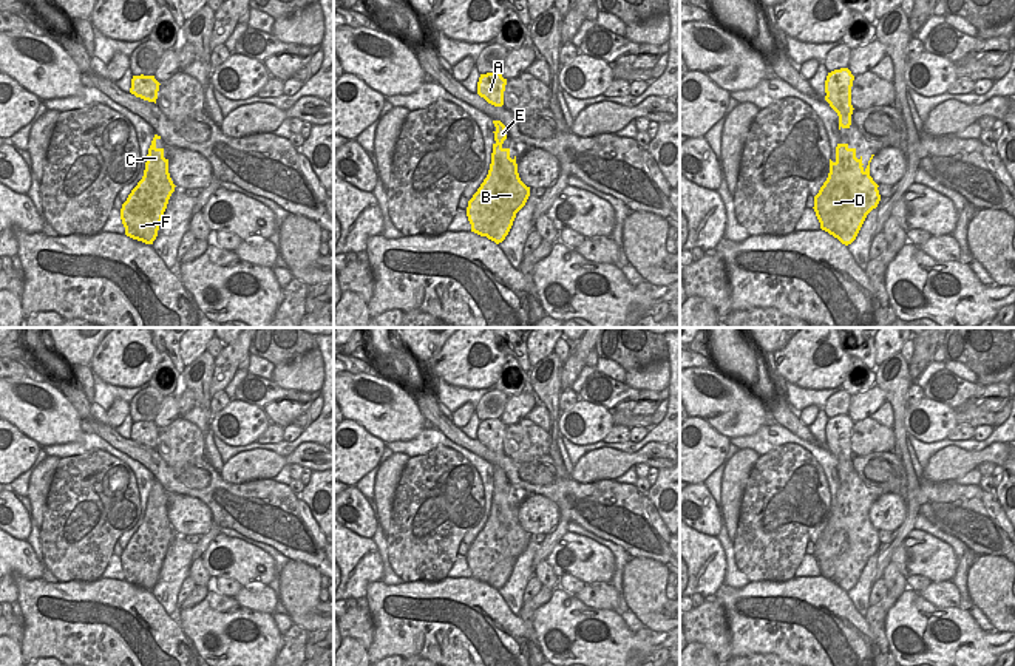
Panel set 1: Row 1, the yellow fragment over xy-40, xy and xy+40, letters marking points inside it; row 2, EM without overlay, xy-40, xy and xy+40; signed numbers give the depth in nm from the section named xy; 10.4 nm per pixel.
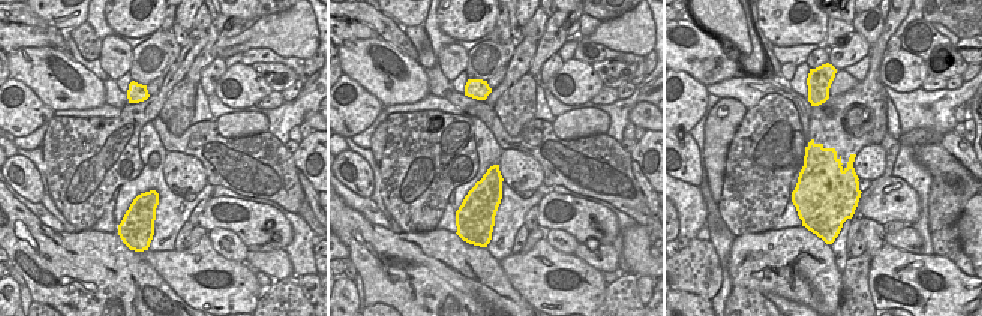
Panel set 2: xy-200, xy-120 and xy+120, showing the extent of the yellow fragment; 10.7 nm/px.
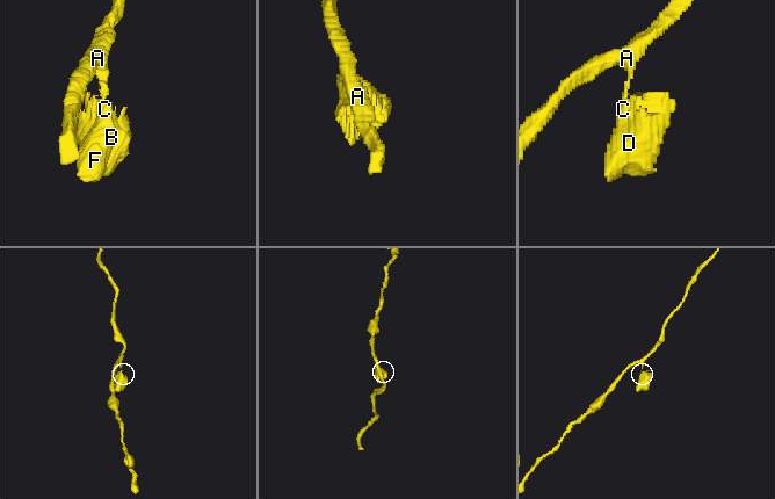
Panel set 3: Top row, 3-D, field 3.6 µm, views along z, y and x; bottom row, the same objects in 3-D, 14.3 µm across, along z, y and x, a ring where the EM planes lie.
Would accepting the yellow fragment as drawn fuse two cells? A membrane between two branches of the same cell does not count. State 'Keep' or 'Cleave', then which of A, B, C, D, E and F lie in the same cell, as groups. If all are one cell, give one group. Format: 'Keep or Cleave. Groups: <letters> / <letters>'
Keep. Groups: A B C D E F.

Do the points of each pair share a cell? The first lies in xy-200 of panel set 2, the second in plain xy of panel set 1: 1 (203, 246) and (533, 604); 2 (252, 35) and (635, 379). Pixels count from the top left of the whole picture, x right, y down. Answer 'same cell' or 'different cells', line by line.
1: different cells
2: same cell

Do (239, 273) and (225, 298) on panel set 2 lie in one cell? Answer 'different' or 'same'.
same

